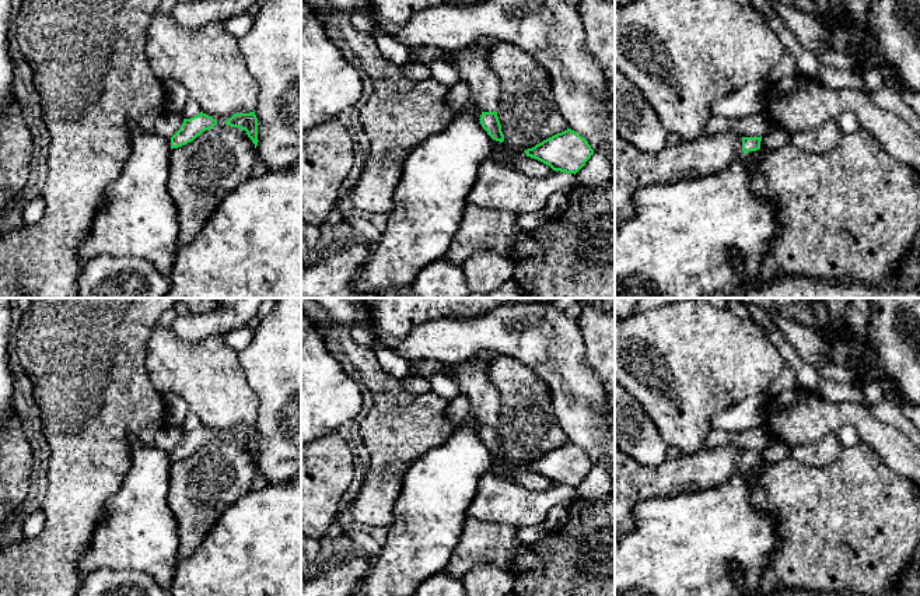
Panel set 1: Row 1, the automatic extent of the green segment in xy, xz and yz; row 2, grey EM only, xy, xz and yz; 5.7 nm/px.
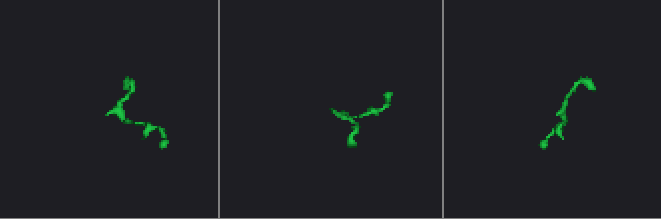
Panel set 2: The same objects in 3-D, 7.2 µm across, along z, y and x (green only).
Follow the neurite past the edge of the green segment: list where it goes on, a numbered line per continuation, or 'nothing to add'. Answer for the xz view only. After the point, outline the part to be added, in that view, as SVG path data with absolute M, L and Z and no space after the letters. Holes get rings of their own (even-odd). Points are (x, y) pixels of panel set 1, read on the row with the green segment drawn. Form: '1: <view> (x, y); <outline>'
1: xz (471, 63); M473 42L456 52L447 52L434 46L413 46L410 49L410 63L430 66L445 59L459 74L459 81L469 87L472 102L480 112L496 112L501 97L499 77L493 73L487 62L490 46L478 46Z

